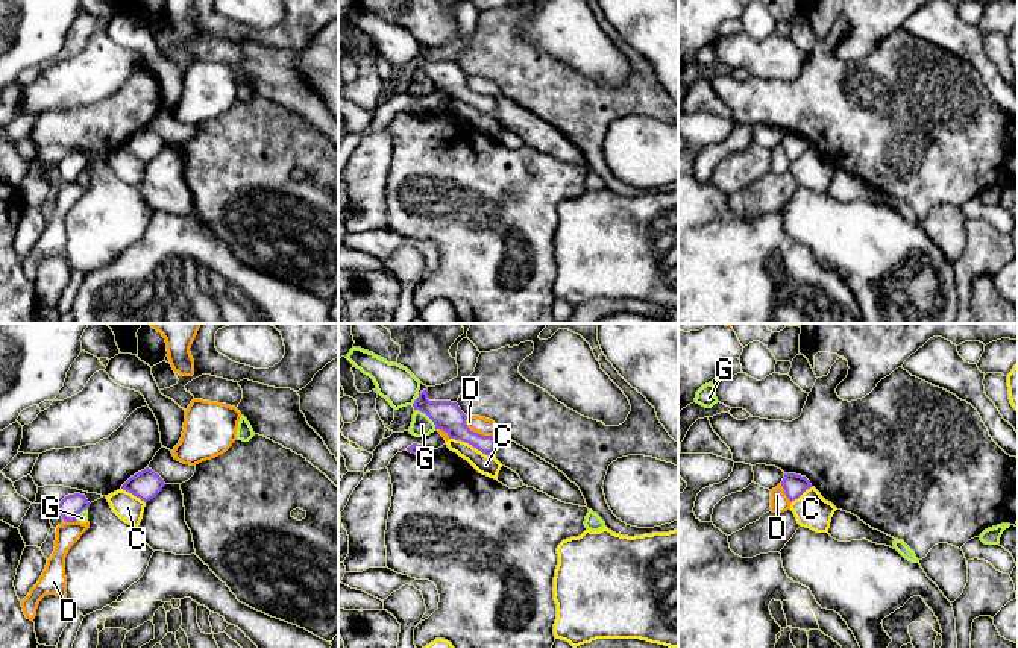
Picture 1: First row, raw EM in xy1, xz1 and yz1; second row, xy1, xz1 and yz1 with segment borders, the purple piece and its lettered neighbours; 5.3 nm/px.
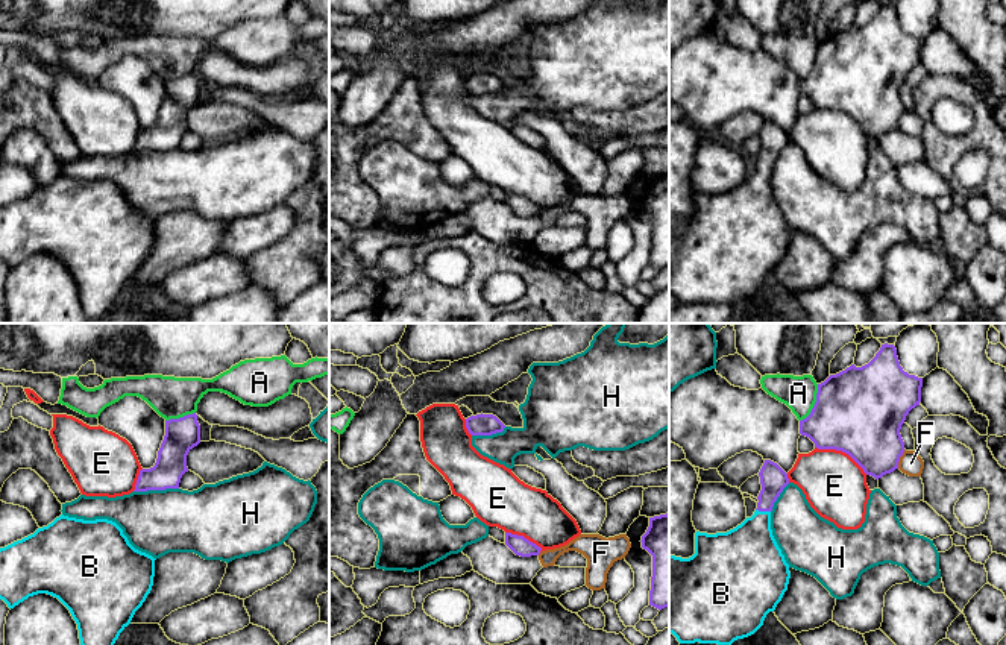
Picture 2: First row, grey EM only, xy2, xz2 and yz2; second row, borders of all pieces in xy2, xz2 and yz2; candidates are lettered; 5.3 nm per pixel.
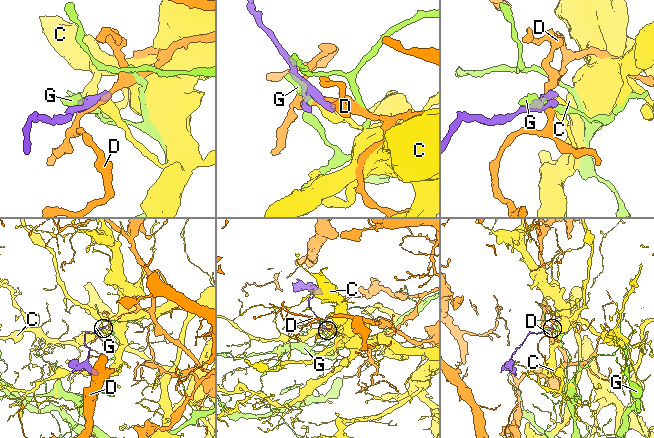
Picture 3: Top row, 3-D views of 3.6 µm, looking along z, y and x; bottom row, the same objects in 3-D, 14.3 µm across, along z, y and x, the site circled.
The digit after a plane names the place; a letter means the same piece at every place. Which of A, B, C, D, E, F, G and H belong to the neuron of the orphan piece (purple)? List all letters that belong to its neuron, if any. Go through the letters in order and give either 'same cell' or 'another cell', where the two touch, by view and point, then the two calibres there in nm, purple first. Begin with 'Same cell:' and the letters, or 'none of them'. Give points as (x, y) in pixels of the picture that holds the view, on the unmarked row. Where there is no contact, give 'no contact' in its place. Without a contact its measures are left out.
Same cell: B
A: another cell; contact yz2 (815, 64); calibres 460 and 180 nm
B: same cell; contact yz2 (763, 170); calibres 140 and 320 nm
C: another cell; contact xz1 (472, 105); calibres 160 and 110 nm
D: another cell; contact xz1 (475, 93); calibres 160 and 90 nm
E: another cell; contact yz2 (841, 110); calibres 460 and 340 nm
F: another cell; contact yz2 (899, 119); calibres 360 and 120 nm
G: another cell; contact xz1 (427, 75); calibres 160 and 110 nm
H: another cell; contact xy2 (155, 149); calibres 160 and 340 nm

